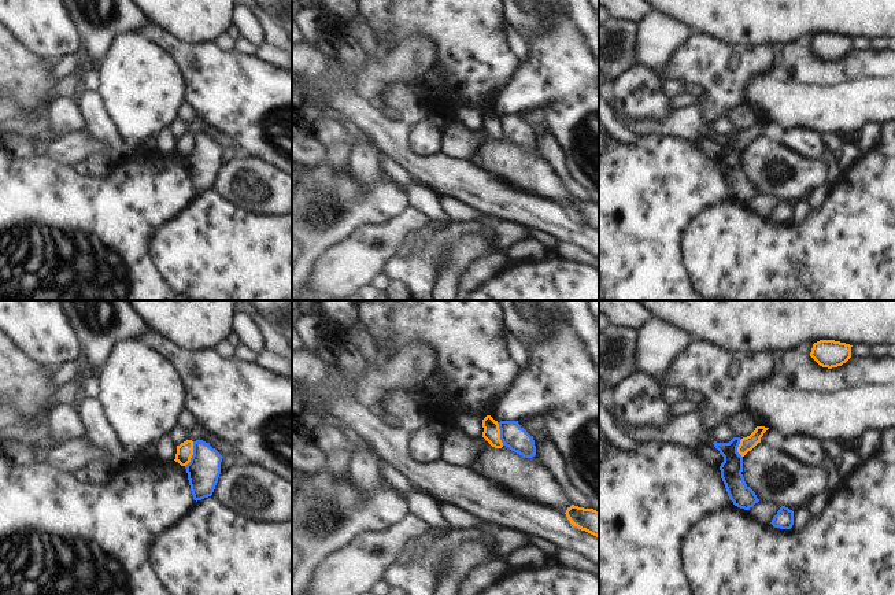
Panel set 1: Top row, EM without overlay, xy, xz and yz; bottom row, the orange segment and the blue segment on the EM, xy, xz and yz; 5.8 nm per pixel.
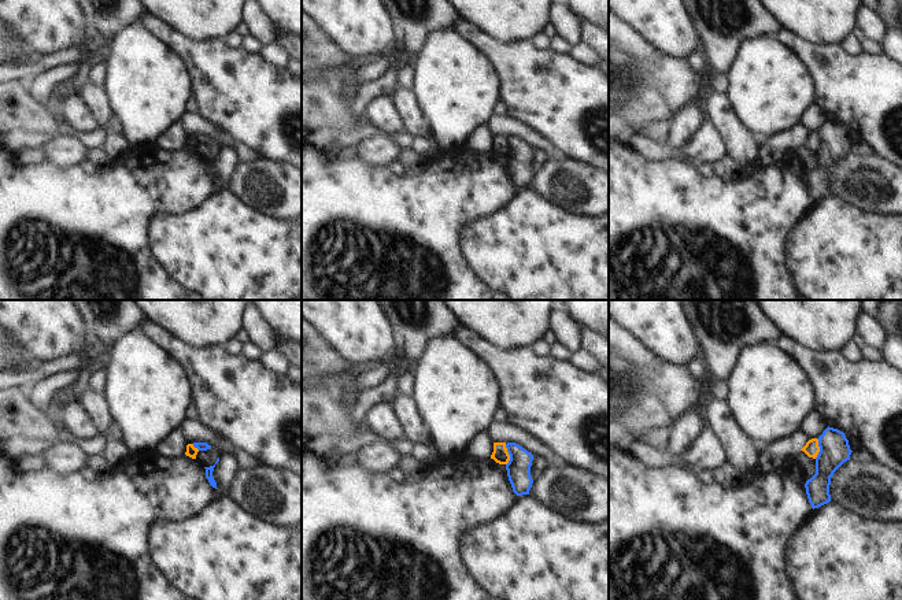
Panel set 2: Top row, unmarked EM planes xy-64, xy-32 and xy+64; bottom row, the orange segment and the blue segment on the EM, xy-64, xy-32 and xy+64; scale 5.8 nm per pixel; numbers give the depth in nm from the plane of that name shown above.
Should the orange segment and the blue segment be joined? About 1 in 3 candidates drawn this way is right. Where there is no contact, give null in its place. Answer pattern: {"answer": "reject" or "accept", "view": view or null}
{"answer": "reject", "view": "xy"}

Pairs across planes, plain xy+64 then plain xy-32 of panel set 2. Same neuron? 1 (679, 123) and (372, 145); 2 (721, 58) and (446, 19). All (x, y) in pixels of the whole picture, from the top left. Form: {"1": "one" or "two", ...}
{"1": "two", "2": "one"}

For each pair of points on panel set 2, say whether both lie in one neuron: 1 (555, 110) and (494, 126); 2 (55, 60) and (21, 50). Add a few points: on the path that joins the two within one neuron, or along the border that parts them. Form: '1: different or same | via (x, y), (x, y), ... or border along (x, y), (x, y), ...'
1: different | border along (507, 115), (521, 121), (543, 139)
2: different | border along (39, 56), (33, 60), (14, 65)

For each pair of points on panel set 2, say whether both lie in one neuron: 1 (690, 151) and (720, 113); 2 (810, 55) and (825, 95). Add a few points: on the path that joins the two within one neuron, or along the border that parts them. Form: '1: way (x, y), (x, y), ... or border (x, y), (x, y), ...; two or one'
1: border (706, 118), (717, 130), (724, 152); two
2: way (820, 65), (825, 70), (825, 85); one

